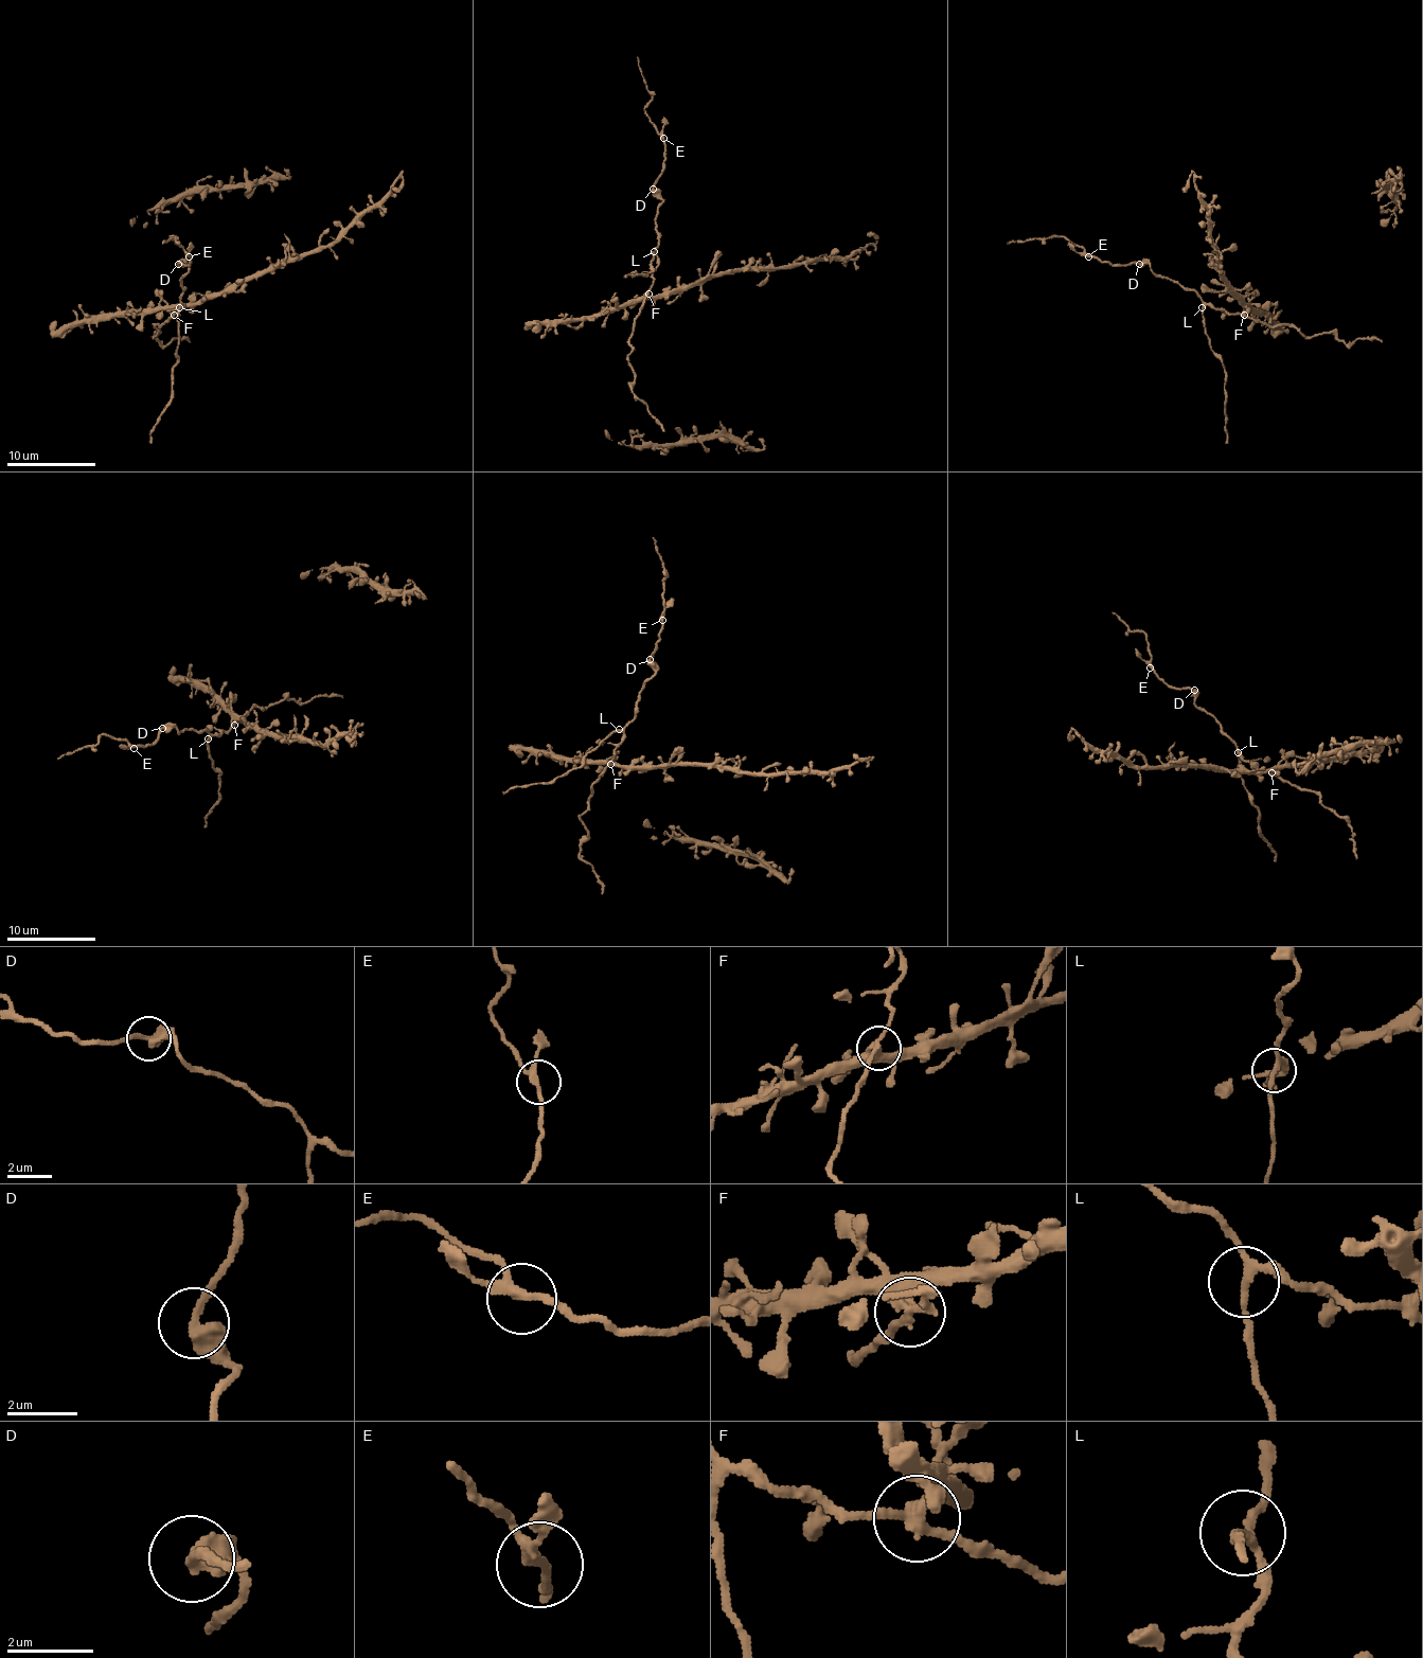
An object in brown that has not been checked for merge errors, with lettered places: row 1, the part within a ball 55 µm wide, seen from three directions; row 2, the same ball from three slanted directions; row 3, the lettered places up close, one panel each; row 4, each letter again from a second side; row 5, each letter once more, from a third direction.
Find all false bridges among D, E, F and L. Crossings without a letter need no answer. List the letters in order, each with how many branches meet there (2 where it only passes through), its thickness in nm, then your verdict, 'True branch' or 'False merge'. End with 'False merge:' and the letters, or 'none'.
D: Branches: 2. Thickness 400 nm. True branch
E: Branches: 3. Thickness 240 nm. True branch
F: Branches: 4. Thickness 280 nm. False merge
L: Branches: 3. Thickness 190 nm. False merge
False merge: F, L

